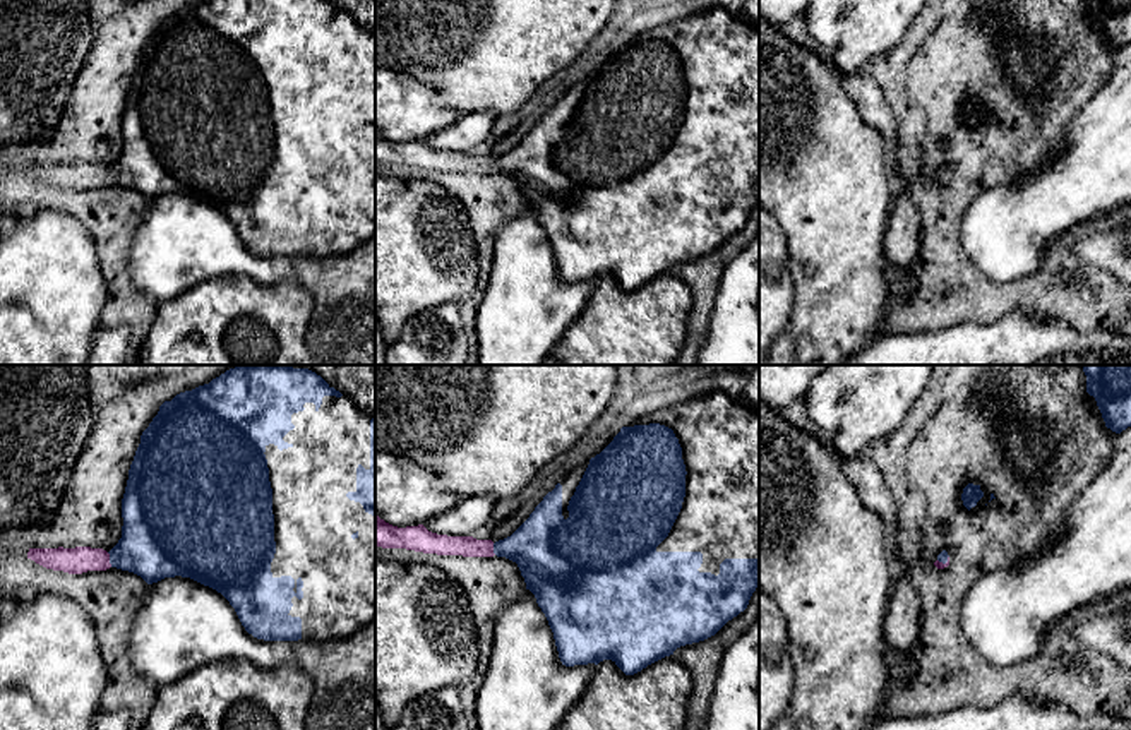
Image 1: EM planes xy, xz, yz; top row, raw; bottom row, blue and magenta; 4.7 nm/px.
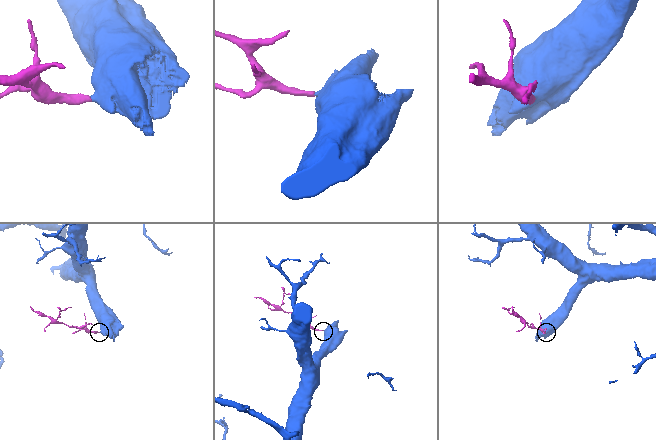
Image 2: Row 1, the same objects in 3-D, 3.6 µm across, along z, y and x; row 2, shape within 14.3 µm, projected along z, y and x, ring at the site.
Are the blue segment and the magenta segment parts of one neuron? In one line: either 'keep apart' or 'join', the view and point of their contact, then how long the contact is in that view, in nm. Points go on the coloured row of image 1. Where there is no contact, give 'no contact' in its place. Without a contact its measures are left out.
join | xy (110, 559) | 80 nm

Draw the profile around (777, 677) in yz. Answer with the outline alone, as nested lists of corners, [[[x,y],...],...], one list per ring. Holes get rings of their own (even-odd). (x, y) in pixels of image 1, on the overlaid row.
[[[759,588],[759,730],[771,730],[787,715],[793,682],[787,622]]]

